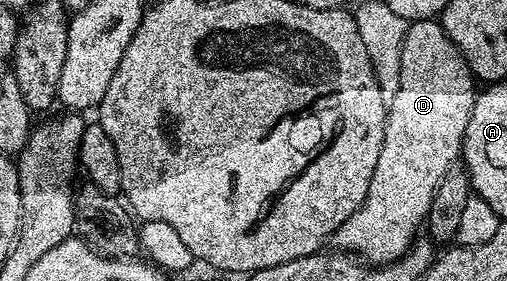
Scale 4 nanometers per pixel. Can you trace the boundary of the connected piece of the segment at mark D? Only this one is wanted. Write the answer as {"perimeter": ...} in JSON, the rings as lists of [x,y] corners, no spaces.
{"perimeter":[[[434,18],[416,19],[408,26],[400,61],[400,85],[387,109],[381,157],[377,157],[377,169],[373,169],[369,193],[353,216],[355,239],[375,265],[396,263],[420,234],[441,177],[445,177],[448,169],[460,158],[465,129],[469,125],[477,94],[476,76],[468,67],[462,51],[447,36],[442,22]]]}

